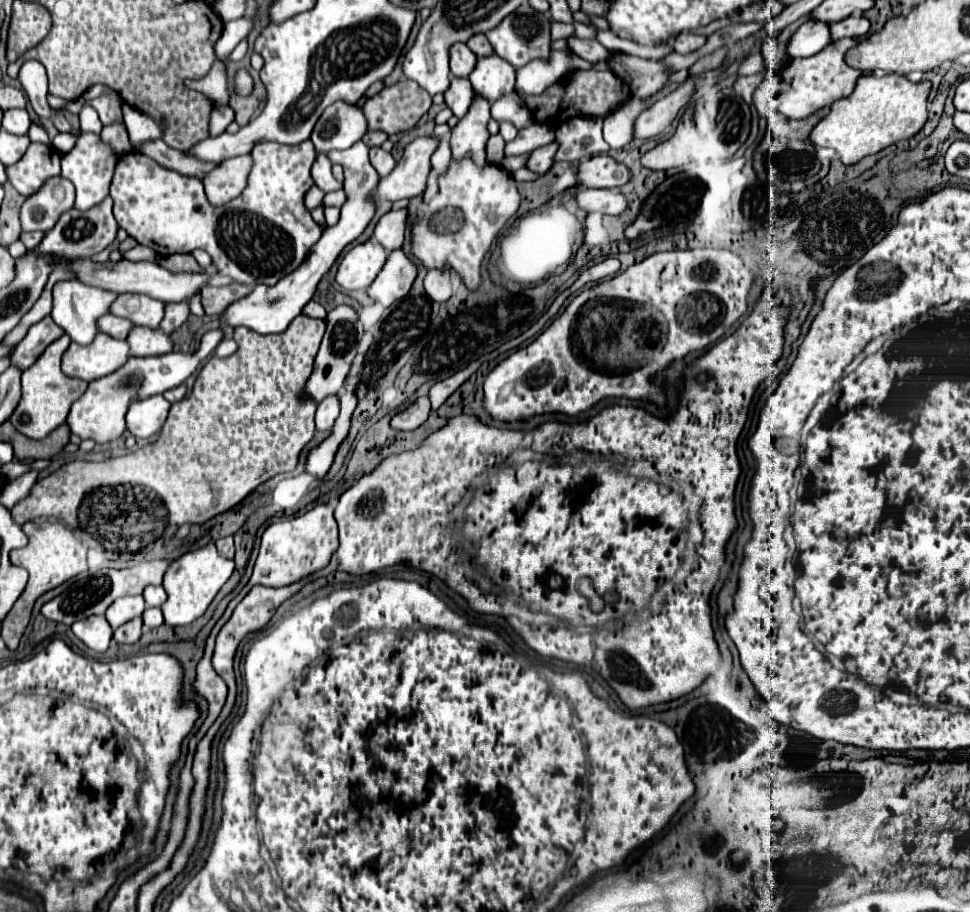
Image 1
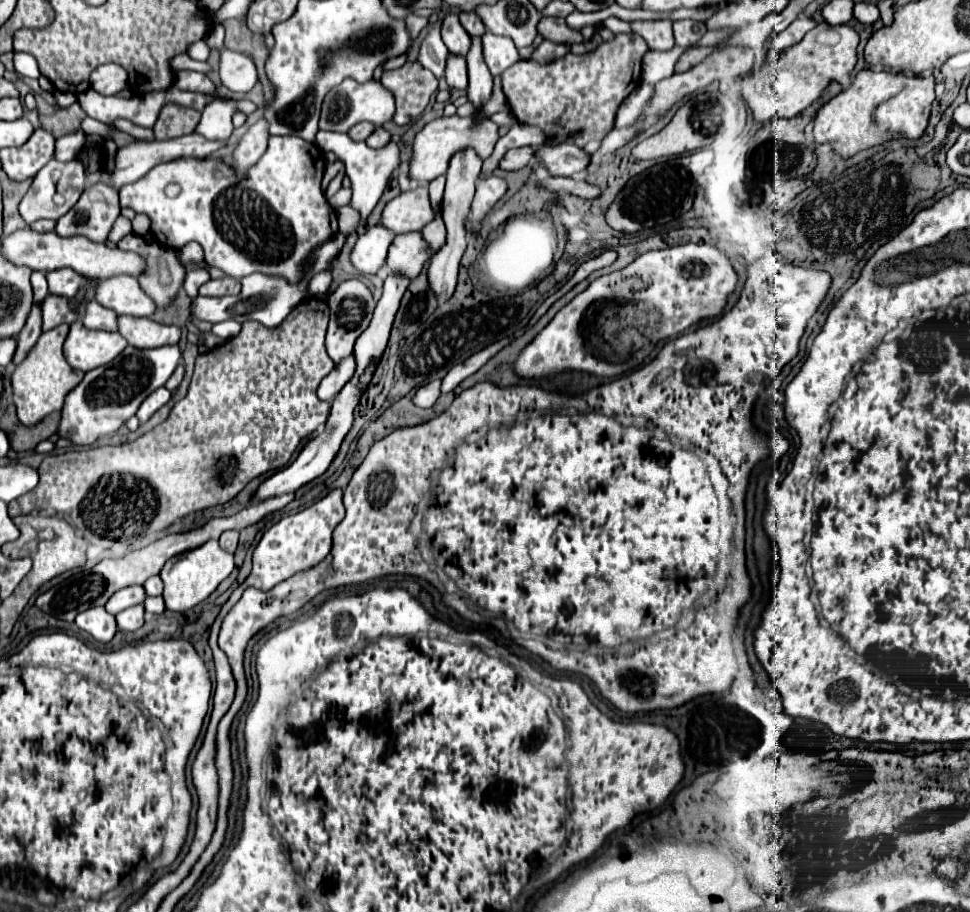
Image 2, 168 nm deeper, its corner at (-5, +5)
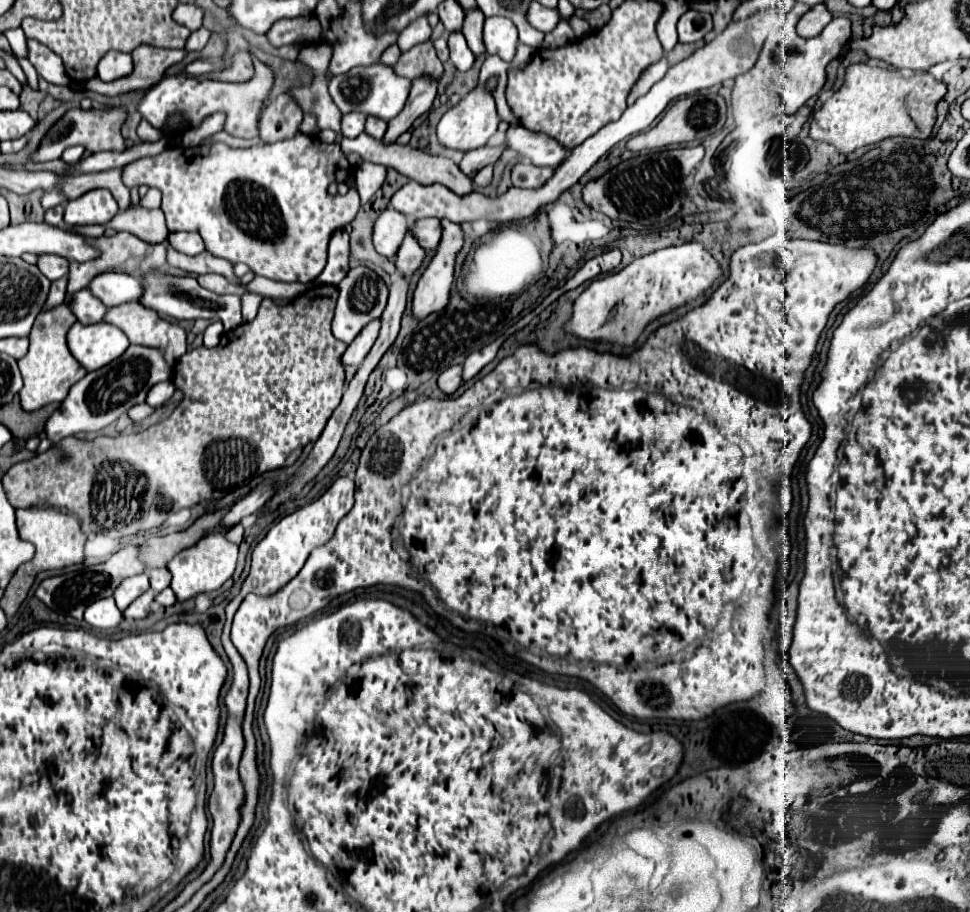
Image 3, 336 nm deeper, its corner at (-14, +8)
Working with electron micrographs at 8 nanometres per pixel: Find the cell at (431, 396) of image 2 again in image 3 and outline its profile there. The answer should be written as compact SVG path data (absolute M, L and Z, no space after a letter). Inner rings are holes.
M452 365L438 377L438 387L448 395L452 395L460 385L462 385L462 365Z

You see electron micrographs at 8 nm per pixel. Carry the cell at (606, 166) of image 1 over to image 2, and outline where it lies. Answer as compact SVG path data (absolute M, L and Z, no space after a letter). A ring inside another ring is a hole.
M565 142L561 146L539 146L539 154L547 172L553 176L573 176L579 172L587 172L587 166L591 164L591 156L575 146L573 142Z

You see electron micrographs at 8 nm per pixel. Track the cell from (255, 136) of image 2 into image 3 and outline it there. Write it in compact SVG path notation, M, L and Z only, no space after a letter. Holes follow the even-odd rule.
M280 93L270 101L260 119L260 137L264 143L294 137L300 129L304 111L290 93Z

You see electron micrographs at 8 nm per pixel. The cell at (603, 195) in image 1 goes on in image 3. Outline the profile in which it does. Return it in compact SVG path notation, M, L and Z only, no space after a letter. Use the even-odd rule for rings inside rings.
M516 163L512 167L512 185L524 187L524 189L536 189L546 183L546 179L552 175L552 169L548 167L536 167L532 163Z

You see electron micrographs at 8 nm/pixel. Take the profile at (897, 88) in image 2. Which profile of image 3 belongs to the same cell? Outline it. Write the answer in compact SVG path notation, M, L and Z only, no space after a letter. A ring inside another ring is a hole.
M869 59L864 63L856 63L854 65L850 65L848 69L846 69L846 77L844 77L844 83L842 83L842 87L814 113L814 117L812 117L812 123L810 123L810 139L814 139L814 141L826 141L826 143L830 143L830 145L834 145L840 153L852 153L854 149L858 149L858 147L864 147L864 145L872 145L872 143L878 143L878 141L882 141L884 137L918 137L918 139L928 139L930 137L930 133L932 133L932 127L934 127L934 121L936 121L936 103L946 95L946 84L943 80L936 81L934 77L928 73L930 67L926 69L926 71L914 71L914 69L906 69L906 67L902 67L902 69L896 69L896 67L890 65L881 65L875 59Z

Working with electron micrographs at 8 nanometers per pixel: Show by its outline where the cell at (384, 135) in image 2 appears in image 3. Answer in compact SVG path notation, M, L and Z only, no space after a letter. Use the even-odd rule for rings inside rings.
M368 117L366 119L366 125L364 125L364 131L368 133L368 135L372 135L372 137L376 137L376 139L382 139L384 137L384 133L386 133L386 121L382 121L382 119L376 119L376 117Z

